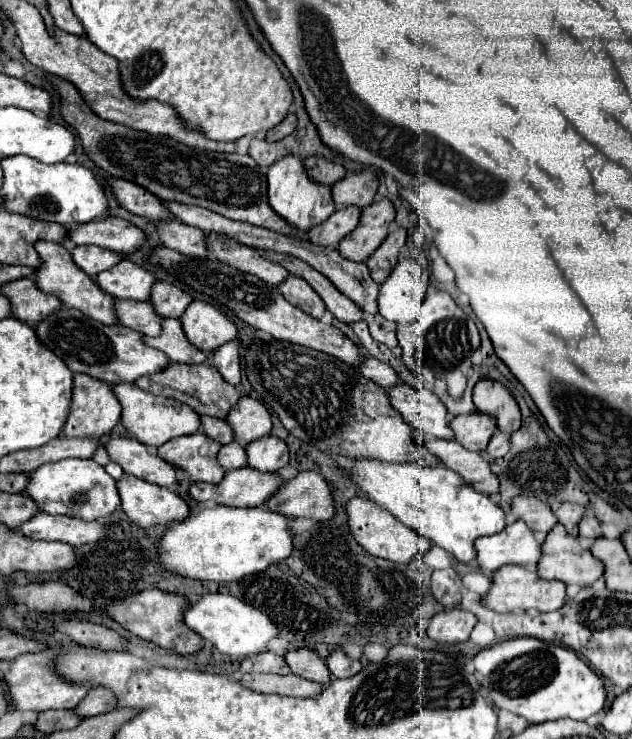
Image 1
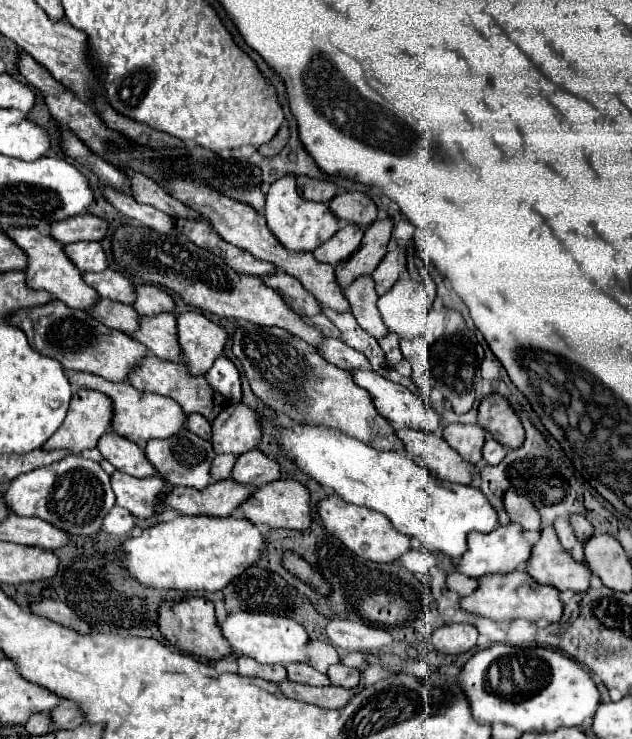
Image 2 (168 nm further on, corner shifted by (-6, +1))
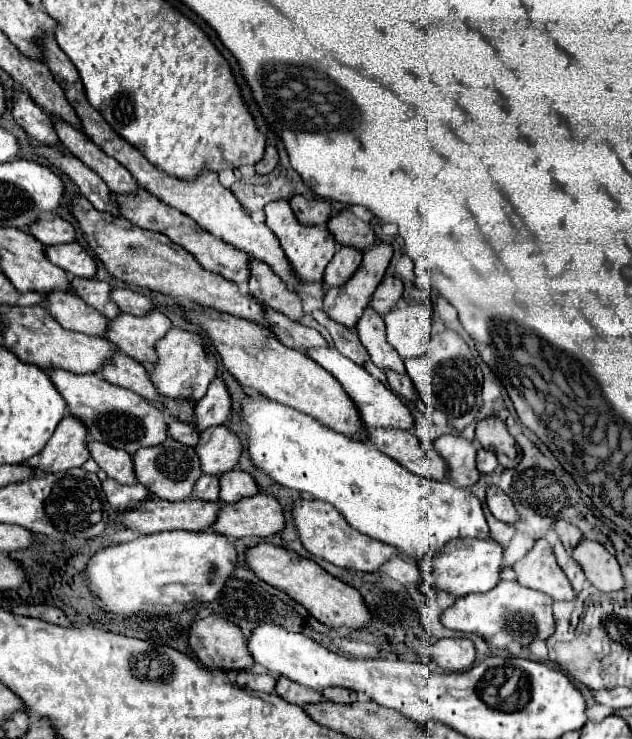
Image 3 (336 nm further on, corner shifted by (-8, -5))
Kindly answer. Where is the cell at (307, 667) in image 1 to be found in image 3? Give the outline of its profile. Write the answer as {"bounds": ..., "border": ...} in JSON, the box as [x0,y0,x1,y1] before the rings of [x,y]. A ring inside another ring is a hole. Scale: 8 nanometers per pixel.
{"bounds":[274,678,322,706],"border":[[[278,678],[276,680],[276,690],[274,690],[280,698],[288,700],[290,704],[296,704],[296,706],[304,706],[304,704],[318,704],[322,702],[322,694],[312,690],[312,688],[306,688],[306,686],[300,686],[300,684],[294,684],[292,680],[288,678]]]}

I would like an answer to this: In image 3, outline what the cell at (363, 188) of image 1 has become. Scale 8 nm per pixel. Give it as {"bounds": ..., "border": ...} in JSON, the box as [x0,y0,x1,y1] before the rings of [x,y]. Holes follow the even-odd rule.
{"bounds":[326,212,376,252],"border":[[[338,212],[328,220],[326,226],[338,246],[352,246],[360,252],[366,252],[376,244],[372,226],[356,218],[352,212]]]}

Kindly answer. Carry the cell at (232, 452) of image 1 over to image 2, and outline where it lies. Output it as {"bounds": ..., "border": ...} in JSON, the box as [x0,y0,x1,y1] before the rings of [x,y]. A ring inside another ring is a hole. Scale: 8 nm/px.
{"bounds":[210,454,236,482],"border":[[[218,454],[212,462],[212,468],[210,468],[210,476],[212,476],[212,482],[218,482],[218,480],[224,480],[224,478],[230,478],[230,470],[234,468],[234,462],[236,462],[236,454]]]}

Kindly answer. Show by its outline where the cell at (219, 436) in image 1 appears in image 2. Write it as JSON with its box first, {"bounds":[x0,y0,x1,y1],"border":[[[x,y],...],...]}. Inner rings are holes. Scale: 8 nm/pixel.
{"bounds":[186,414,210,440],"border":[[[190,414],[186,420],[186,426],[190,432],[198,434],[200,438],[210,440],[210,422],[206,418],[202,418],[202,414]]]}

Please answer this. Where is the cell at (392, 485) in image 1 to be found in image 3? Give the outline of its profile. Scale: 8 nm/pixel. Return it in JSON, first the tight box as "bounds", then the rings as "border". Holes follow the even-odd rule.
{"bounds":[240,390,488,560],"border":[[[246,390],[240,408],[242,422],[248,426],[246,440],[252,464],[280,486],[332,504],[358,532],[418,560],[434,556],[454,538],[488,538],[482,504],[468,488],[416,476],[368,442],[330,430],[312,416],[262,394]]]}

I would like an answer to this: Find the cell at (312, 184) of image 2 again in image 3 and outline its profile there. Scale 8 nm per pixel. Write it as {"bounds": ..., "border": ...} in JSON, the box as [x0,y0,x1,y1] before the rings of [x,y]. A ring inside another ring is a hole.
{"bounds":[290,196,330,226],"border":[[[294,196],[290,200],[290,208],[294,210],[294,216],[304,226],[320,226],[326,224],[330,218],[330,202],[322,198],[308,200],[304,196]]]}

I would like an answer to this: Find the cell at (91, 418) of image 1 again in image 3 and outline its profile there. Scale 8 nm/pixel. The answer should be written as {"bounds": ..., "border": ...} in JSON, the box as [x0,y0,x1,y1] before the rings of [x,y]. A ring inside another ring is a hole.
{"bounds":[24,414,90,474],"border":[[[68,414],[64,416],[64,420],[60,420],[60,428],[56,428],[52,440],[48,440],[48,448],[32,456],[32,460],[26,460],[24,466],[30,466],[36,474],[64,472],[82,466],[90,458],[90,452],[86,448],[86,436],[88,432],[84,424]]]}

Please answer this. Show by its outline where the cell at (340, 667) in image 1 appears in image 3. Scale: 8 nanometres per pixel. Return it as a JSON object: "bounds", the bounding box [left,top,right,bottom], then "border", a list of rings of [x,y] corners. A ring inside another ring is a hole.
{"bounds":[322,688,356,704],"border":[[[326,688],[322,690],[324,700],[336,702],[336,704],[352,704],[356,702],[356,692],[352,690],[344,690],[344,688]]]}

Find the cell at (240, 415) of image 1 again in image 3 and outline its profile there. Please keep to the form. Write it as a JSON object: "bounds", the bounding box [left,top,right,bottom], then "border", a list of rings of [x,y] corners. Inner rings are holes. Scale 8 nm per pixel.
{"bounds":[194,426,242,476],"border":[[[214,426],[200,434],[194,450],[198,454],[202,474],[220,476],[238,464],[242,444],[226,426]]]}

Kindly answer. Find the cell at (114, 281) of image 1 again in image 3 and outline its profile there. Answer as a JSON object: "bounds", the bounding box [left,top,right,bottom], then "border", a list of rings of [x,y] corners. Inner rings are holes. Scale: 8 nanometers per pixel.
{"bounds":[70,278,120,320],"border":[[[70,278],[70,288],[74,294],[78,294],[86,304],[90,304],[96,312],[104,314],[104,318],[112,320],[120,314],[116,304],[110,300],[110,284],[100,282],[94,278]]]}

